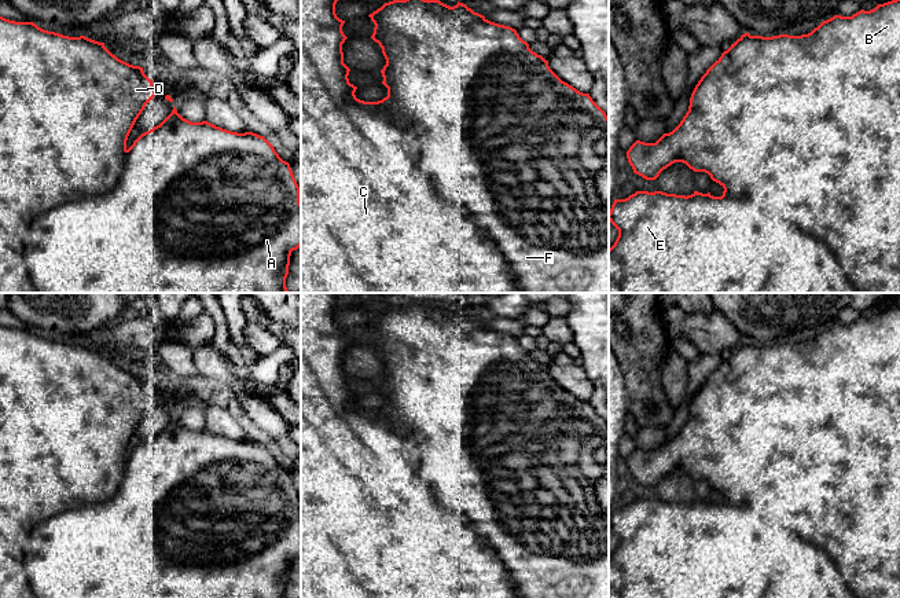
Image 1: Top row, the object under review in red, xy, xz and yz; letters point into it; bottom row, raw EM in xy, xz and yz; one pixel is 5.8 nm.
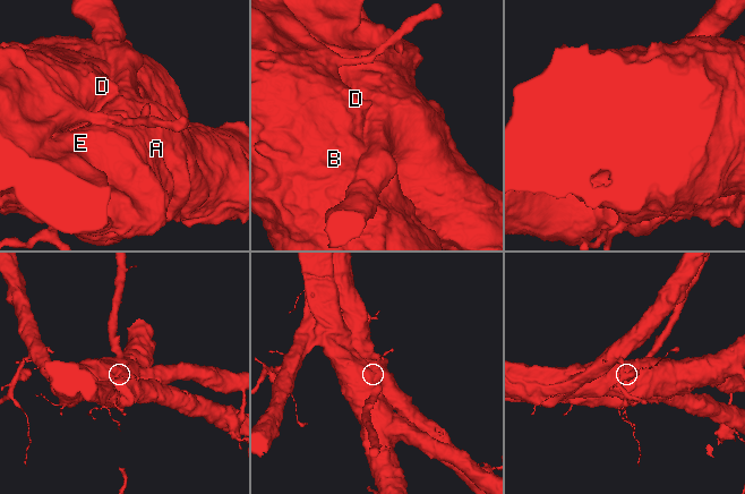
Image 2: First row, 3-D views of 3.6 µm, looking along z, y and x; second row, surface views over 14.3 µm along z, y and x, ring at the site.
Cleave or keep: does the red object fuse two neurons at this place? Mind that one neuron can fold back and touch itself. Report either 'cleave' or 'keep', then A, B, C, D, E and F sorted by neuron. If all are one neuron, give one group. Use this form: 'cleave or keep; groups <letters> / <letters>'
cleave; groups A E F / B C D

